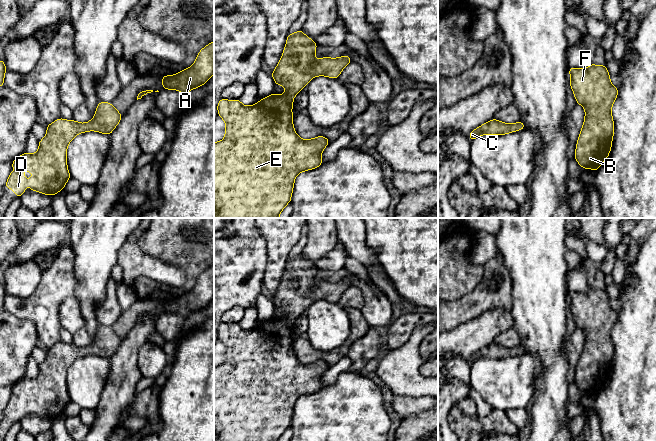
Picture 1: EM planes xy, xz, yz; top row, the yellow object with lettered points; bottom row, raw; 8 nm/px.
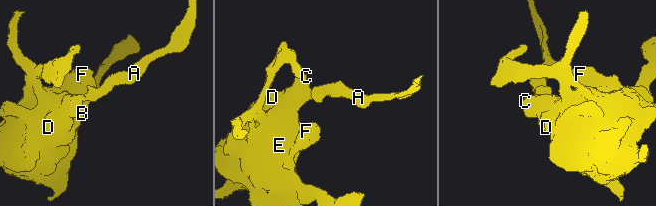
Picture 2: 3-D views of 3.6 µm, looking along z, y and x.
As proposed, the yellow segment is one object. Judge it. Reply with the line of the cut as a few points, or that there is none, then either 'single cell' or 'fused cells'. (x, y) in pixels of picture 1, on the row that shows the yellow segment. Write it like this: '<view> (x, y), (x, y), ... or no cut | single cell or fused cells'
no cut | single cell

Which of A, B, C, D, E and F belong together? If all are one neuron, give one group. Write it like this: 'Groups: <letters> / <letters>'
Groups: A B C D E F

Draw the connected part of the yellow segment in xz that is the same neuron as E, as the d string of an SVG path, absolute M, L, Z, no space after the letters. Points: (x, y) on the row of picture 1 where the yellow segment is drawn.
M299 30L293 34L288 34L282 57L275 70L271 73L276 85L282 85L286 89L286 92L284 94L276 95L273 92L268 97L263 98L252 106L244 106L239 99L226 100L221 98L221 100L218 102L218 115L224 120L226 129L224 139L220 142L214 142L214 218L279 218L279 215L284 207L291 202L291 196L293 193L293 186L296 176L300 172L317 168L323 163L321 155L323 149L330 143L330 140L328 140L324 136L318 136L309 140L303 140L296 134L296 131L293 127L294 115L291 112L293 107L293 100L295 95L302 91L302 89L311 81L313 77L327 76L329 78L337 79L344 67L352 62L352 60L348 55L344 55L339 58L323 57L319 60L316 60L316 48L316 42L307 37L302 30Z

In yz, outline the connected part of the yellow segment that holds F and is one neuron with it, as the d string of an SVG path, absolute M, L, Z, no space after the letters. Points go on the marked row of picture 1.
M590 63L587 69L568 68L568 72L576 102L585 109L574 158L582 168L597 171L612 147L614 121L611 110L618 88L611 84L605 65Z

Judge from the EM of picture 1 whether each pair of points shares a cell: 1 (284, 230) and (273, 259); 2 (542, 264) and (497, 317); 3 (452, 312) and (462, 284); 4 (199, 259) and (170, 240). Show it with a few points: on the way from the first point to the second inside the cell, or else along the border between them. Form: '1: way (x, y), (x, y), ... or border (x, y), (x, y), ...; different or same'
1: way (280, 237), (277, 252); same
2: border (510, 308), (513, 327); different
3: border (477, 285), (472, 290), (448, 301); different
4: way (192, 252), (180, 240), (177, 240); same

